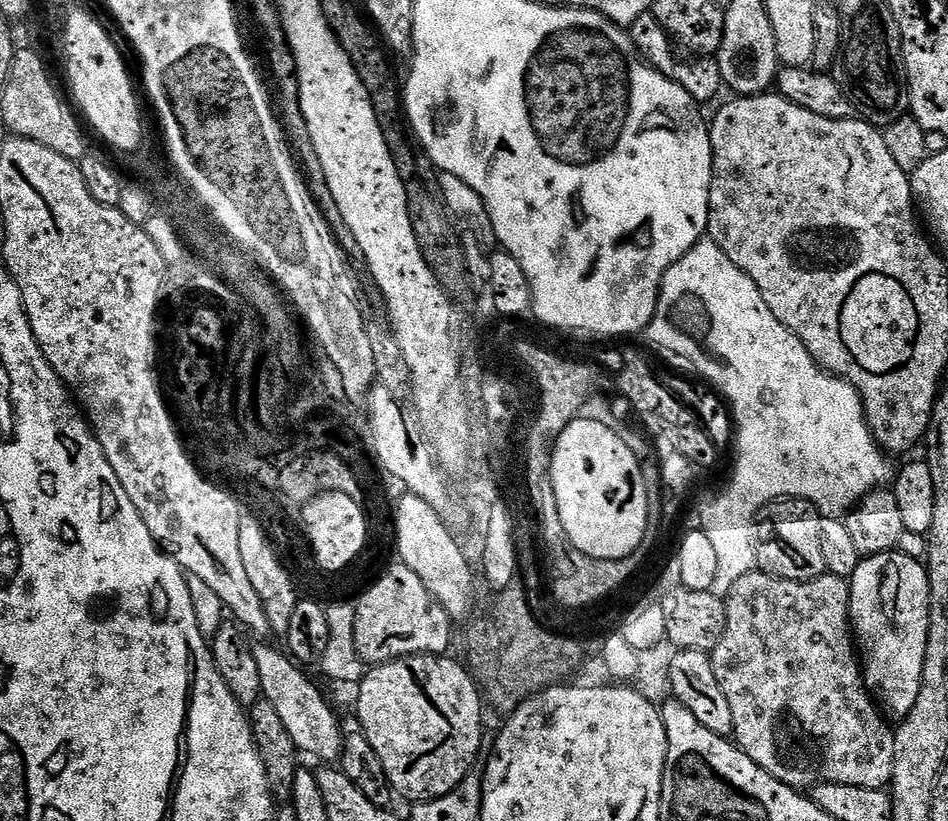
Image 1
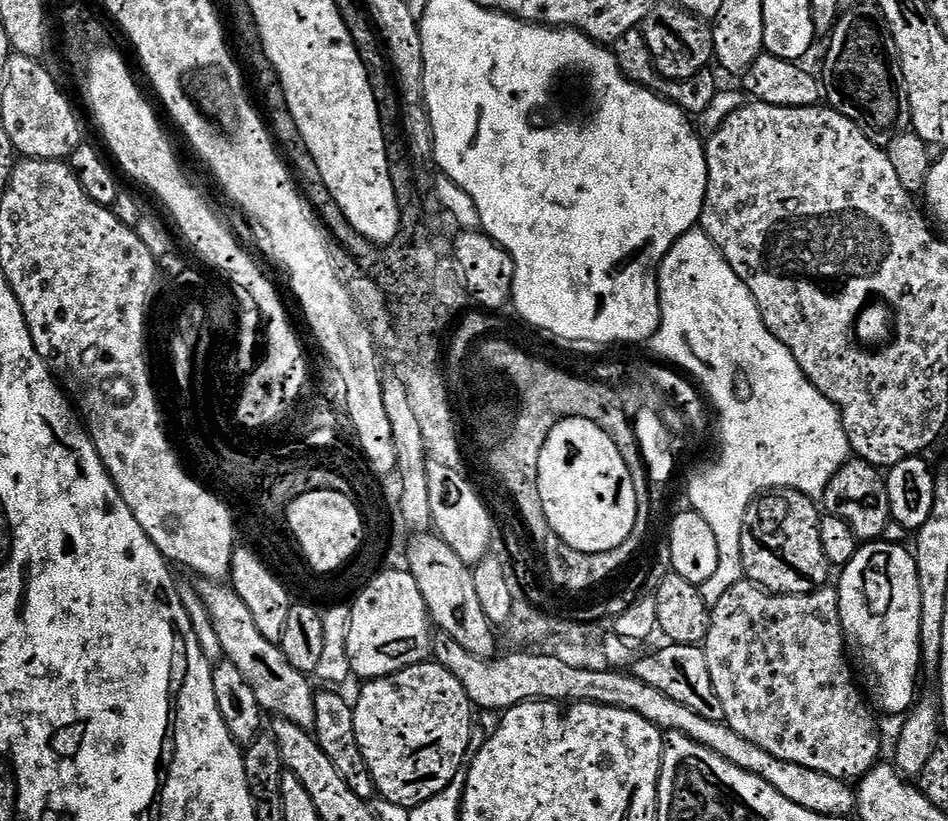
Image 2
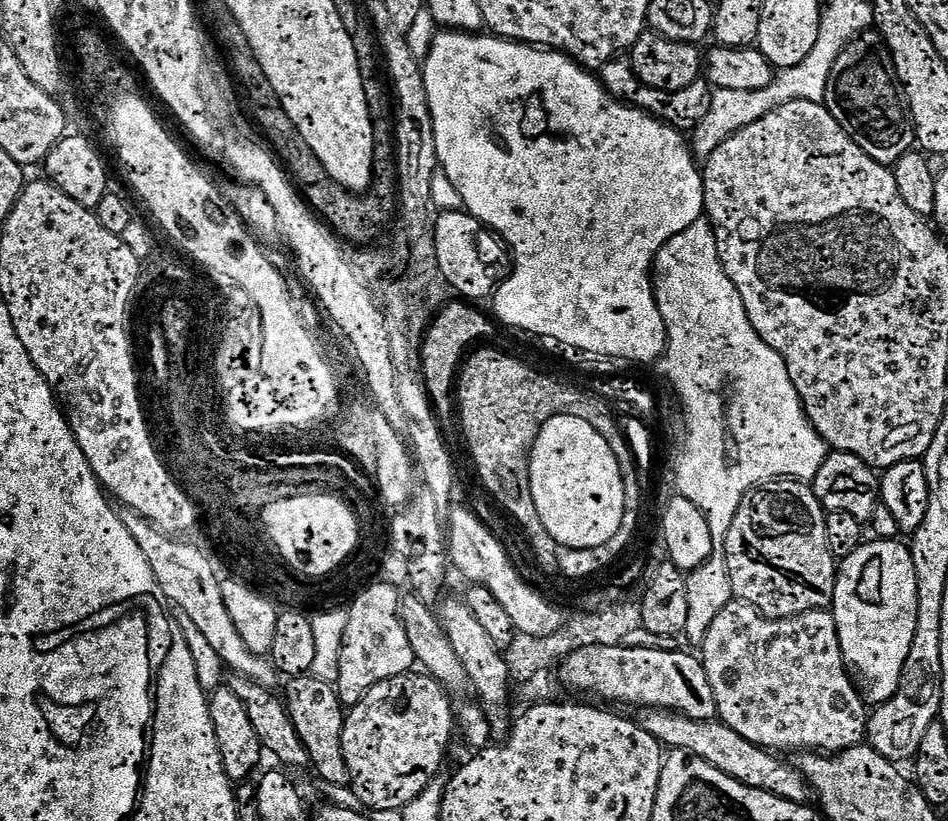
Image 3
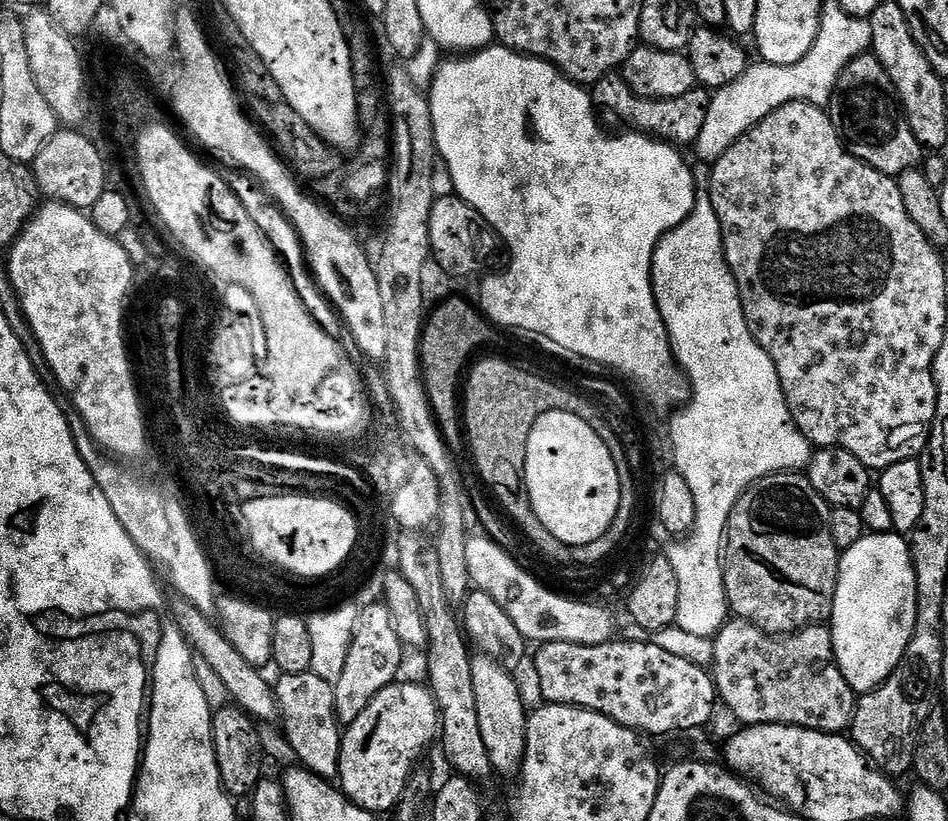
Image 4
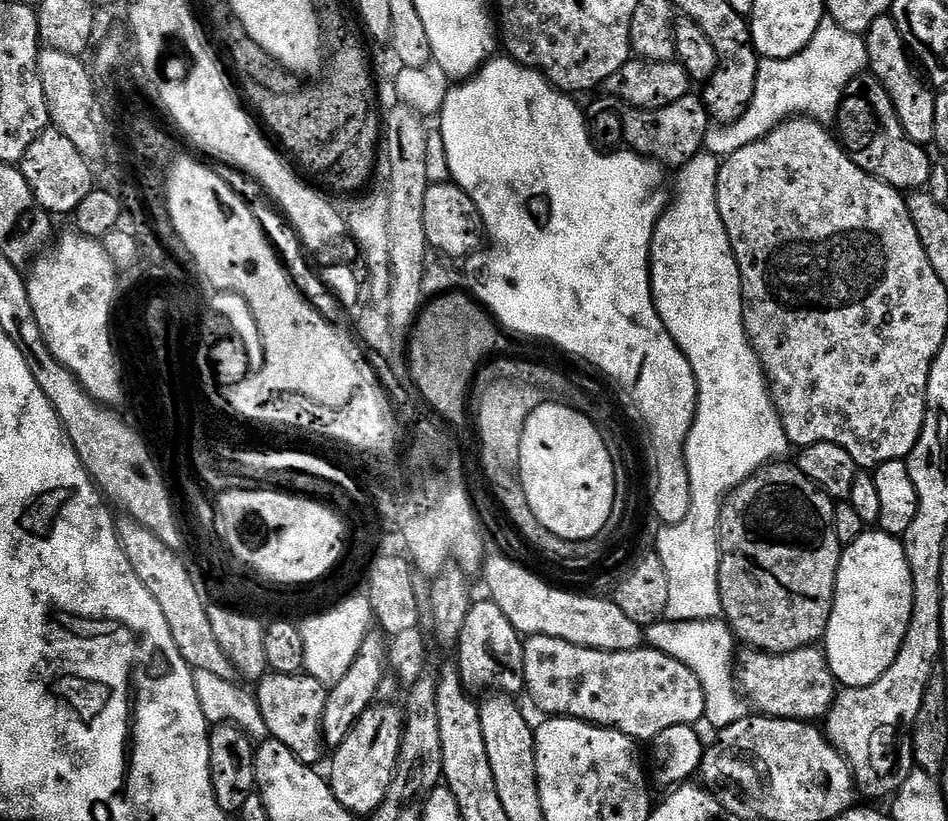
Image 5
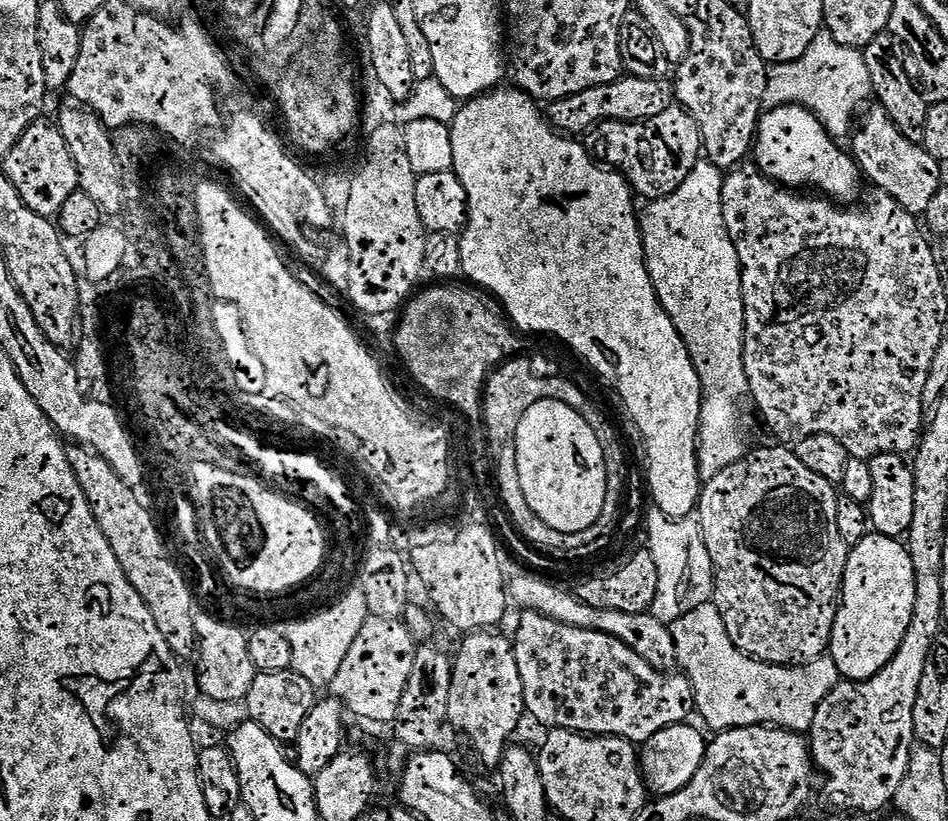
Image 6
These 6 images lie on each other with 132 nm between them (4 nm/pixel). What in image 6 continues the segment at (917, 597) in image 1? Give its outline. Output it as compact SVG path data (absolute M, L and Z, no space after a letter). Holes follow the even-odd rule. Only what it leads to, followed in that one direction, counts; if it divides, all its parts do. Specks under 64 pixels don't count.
M870 534L862 538L862 542L851 545L844 575L844 591L830 645L832 660L838 666L841 677L845 681L868 680L896 657L898 646L902 646L906 638L906 630L910 630L910 622L914 618L915 597L914 562L910 562L908 549L899 539Z

